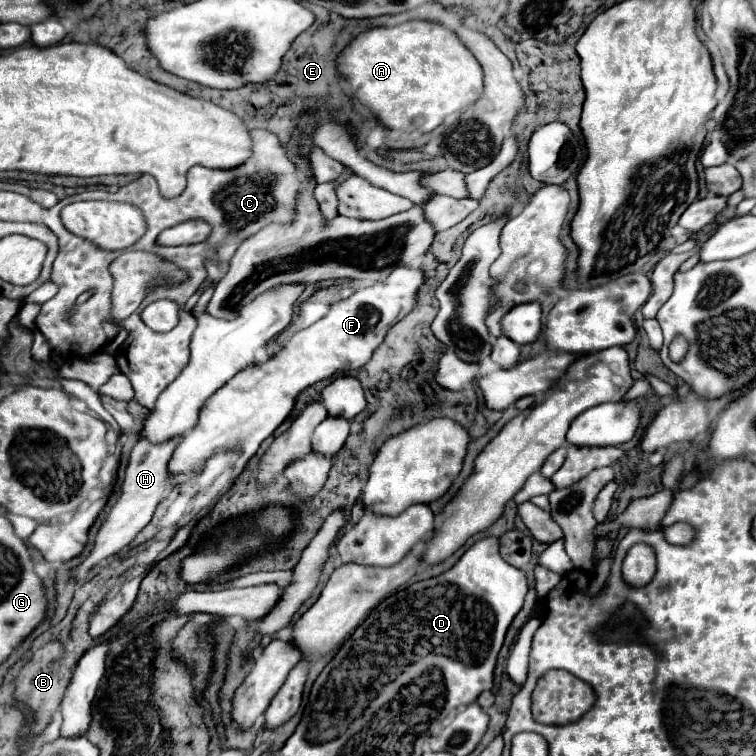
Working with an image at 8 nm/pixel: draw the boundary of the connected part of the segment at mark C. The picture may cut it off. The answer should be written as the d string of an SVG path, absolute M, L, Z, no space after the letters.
M253 130L253 156L245 166L233 168L233 170L211 170L203 166L195 166L187 174L187 188L181 196L175 198L163 198L159 194L157 182L151 176L139 176L131 184L123 186L119 192L109 194L101 190L87 190L75 196L75 200L125 200L134 204L147 220L151 220L151 230L147 230L145 238L141 238L137 244L133 244L127 250L153 250L155 238L161 230L171 228L183 220L189 218L203 218L213 226L211 236L195 246L179 246L175 248L179 256L179 266L189 274L189 278L183 281L177 288L182 294L191 295L199 288L201 282L205 282L205 262L207 260L229 260L233 252L237 250L237 244L245 240L245 236L251 236L253 232L259 232L265 224L277 222L277 220L289 220L293 216L293 196L297 194L297 184L301 180L297 178L295 164L289 160L287 152L283 150L279 138L267 130Z

